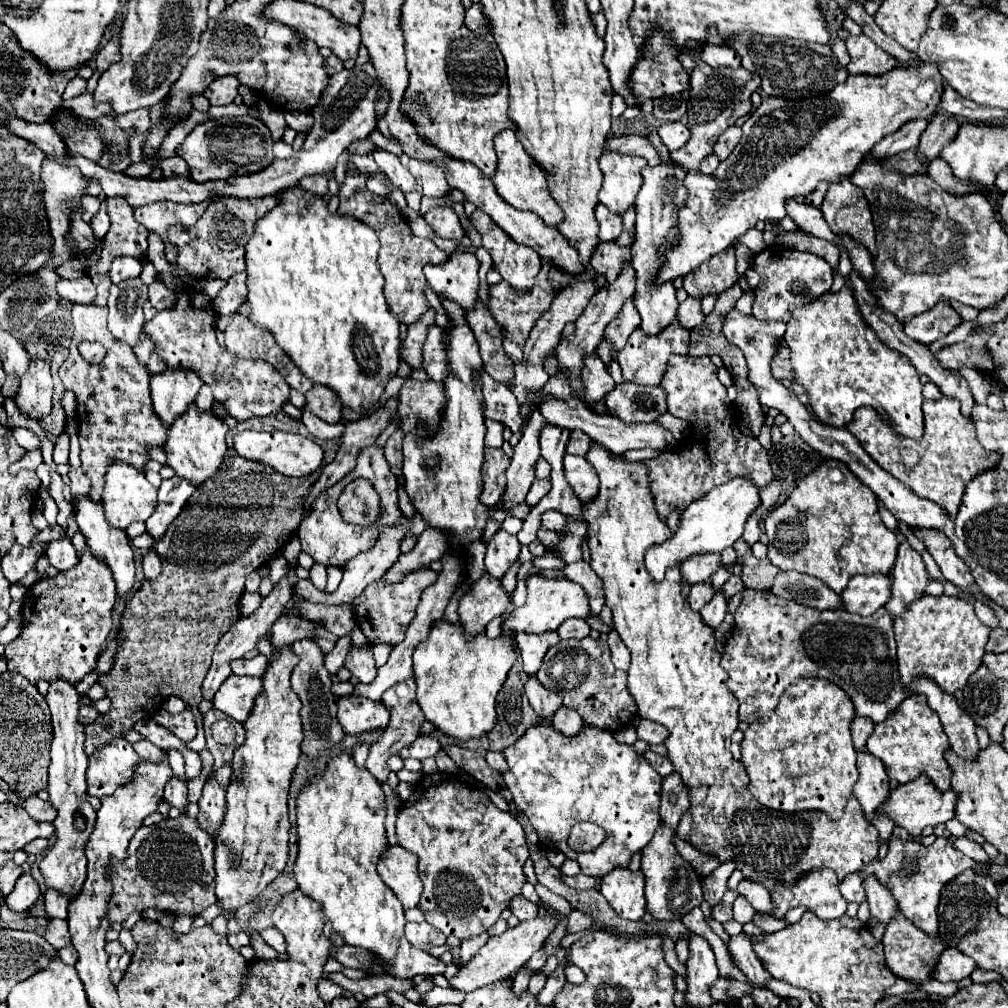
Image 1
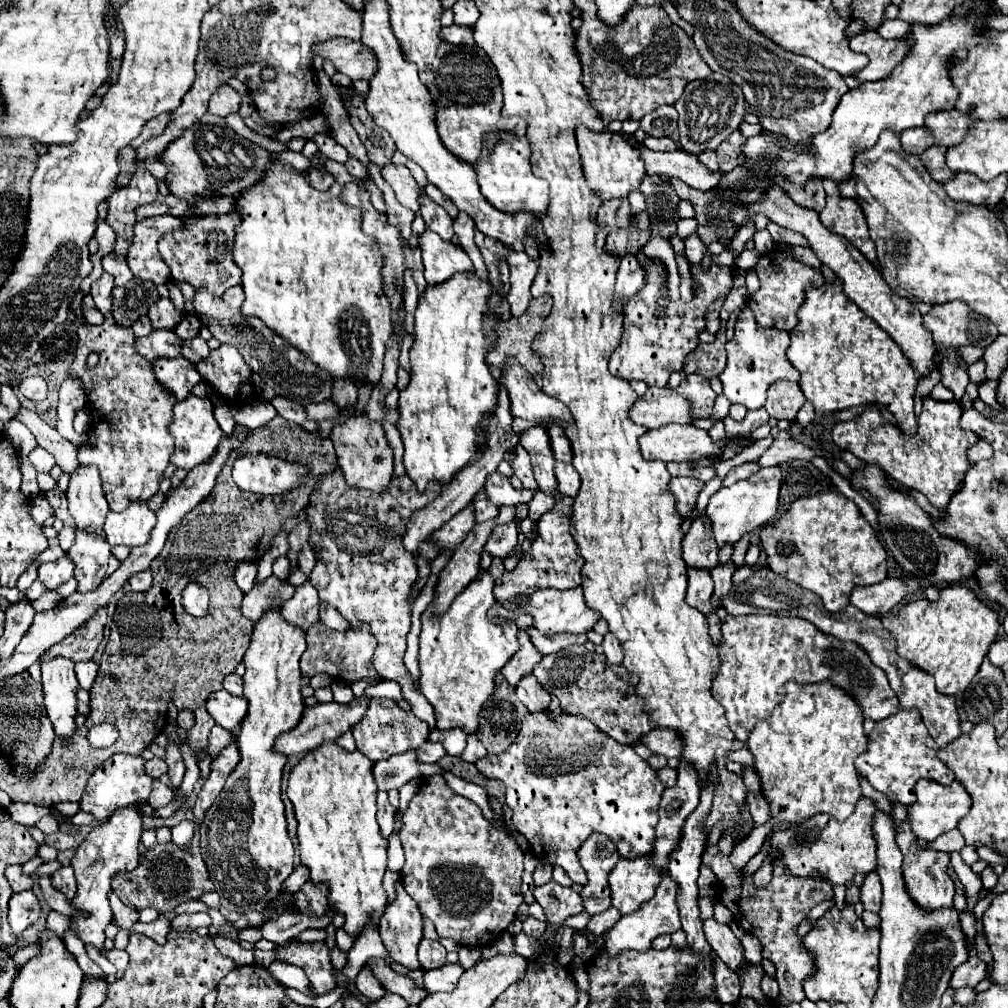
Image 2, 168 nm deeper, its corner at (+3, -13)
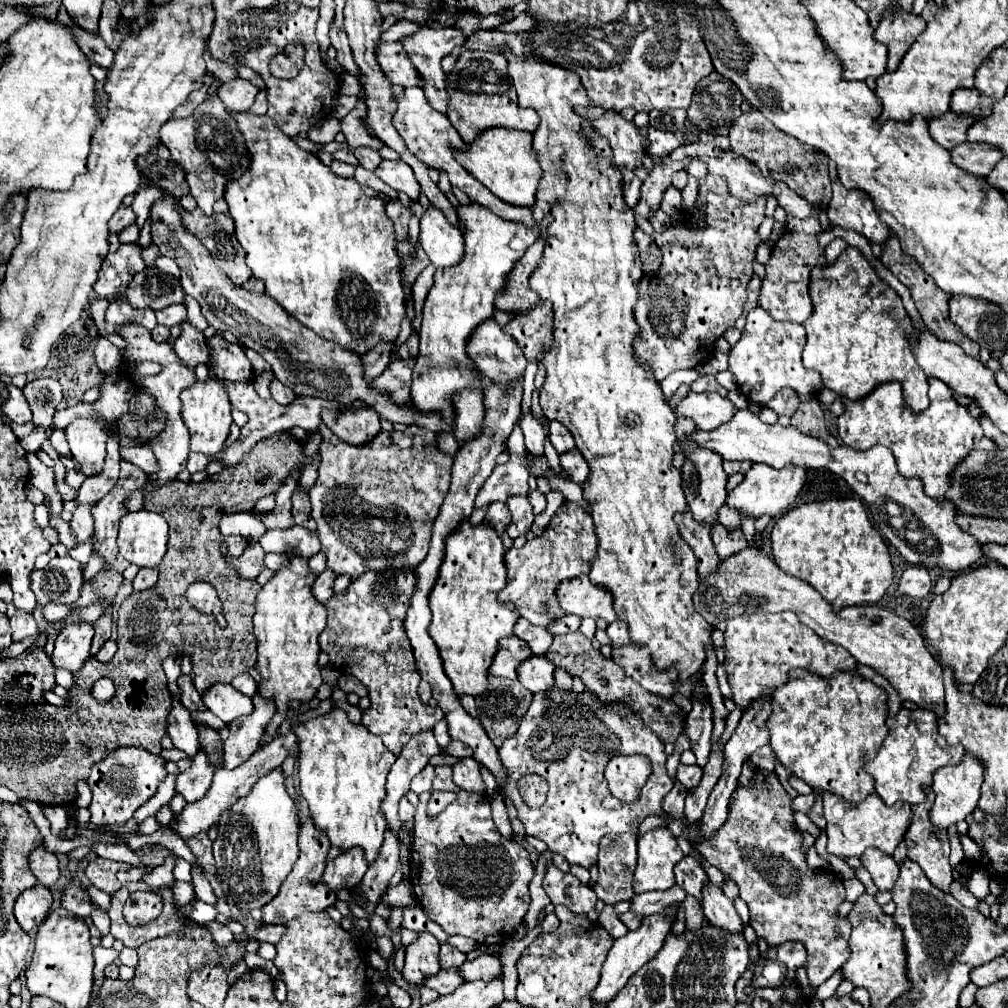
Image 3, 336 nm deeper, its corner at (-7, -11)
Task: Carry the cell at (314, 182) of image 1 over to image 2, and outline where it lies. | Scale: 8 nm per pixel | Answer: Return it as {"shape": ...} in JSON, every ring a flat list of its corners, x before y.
{"shape":[[310,168,306,172,306,178,316,190,322,190,322,192,326,192,334,184,334,176,332,174,328,174,324,170,316,170,316,168]]}

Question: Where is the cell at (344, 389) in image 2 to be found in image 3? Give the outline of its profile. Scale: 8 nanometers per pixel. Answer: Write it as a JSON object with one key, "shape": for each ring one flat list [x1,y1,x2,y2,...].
{"shape":[[386,342,386,344,376,344,366,352,364,364,366,364,368,380,378,378,386,370,386,366,392,362,392,348,394,348,394,342]]}

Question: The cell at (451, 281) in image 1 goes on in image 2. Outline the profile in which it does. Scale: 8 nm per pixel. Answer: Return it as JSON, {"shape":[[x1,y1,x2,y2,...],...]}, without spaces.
{"shape":[[426,230,420,234,420,248,424,260,424,278,430,286,442,284,454,274,474,274,474,264,468,254,450,242,442,242,438,234]]}

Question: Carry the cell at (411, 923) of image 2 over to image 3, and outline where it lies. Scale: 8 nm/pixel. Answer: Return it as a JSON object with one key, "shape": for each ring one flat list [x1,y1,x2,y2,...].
{"shape":[[420,932,420,938,406,948,406,964,402,970,406,982,422,986,442,970,438,962,438,946,440,942,432,934]]}

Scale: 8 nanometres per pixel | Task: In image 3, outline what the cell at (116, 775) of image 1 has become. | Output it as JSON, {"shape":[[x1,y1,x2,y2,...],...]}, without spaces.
{"shape":[[118,748,114,752,110,752,104,760,96,762,92,766,88,784,92,790,92,802,88,806,90,810,90,824,94,824,96,828,104,828,104,826,122,826,126,824,136,808,140,808,146,800,150,800,156,790,158,784,166,778,166,766,164,766,164,758,156,756,152,752,146,752,144,748]]}

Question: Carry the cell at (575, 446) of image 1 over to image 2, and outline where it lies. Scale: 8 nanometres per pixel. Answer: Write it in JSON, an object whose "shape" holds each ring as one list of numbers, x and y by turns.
{"shape":[[550,426,548,434,550,434,550,442,552,442,552,450,554,450,556,460,570,464,574,454,572,454,572,446,570,446,570,440,566,438,564,430,560,426]]}

